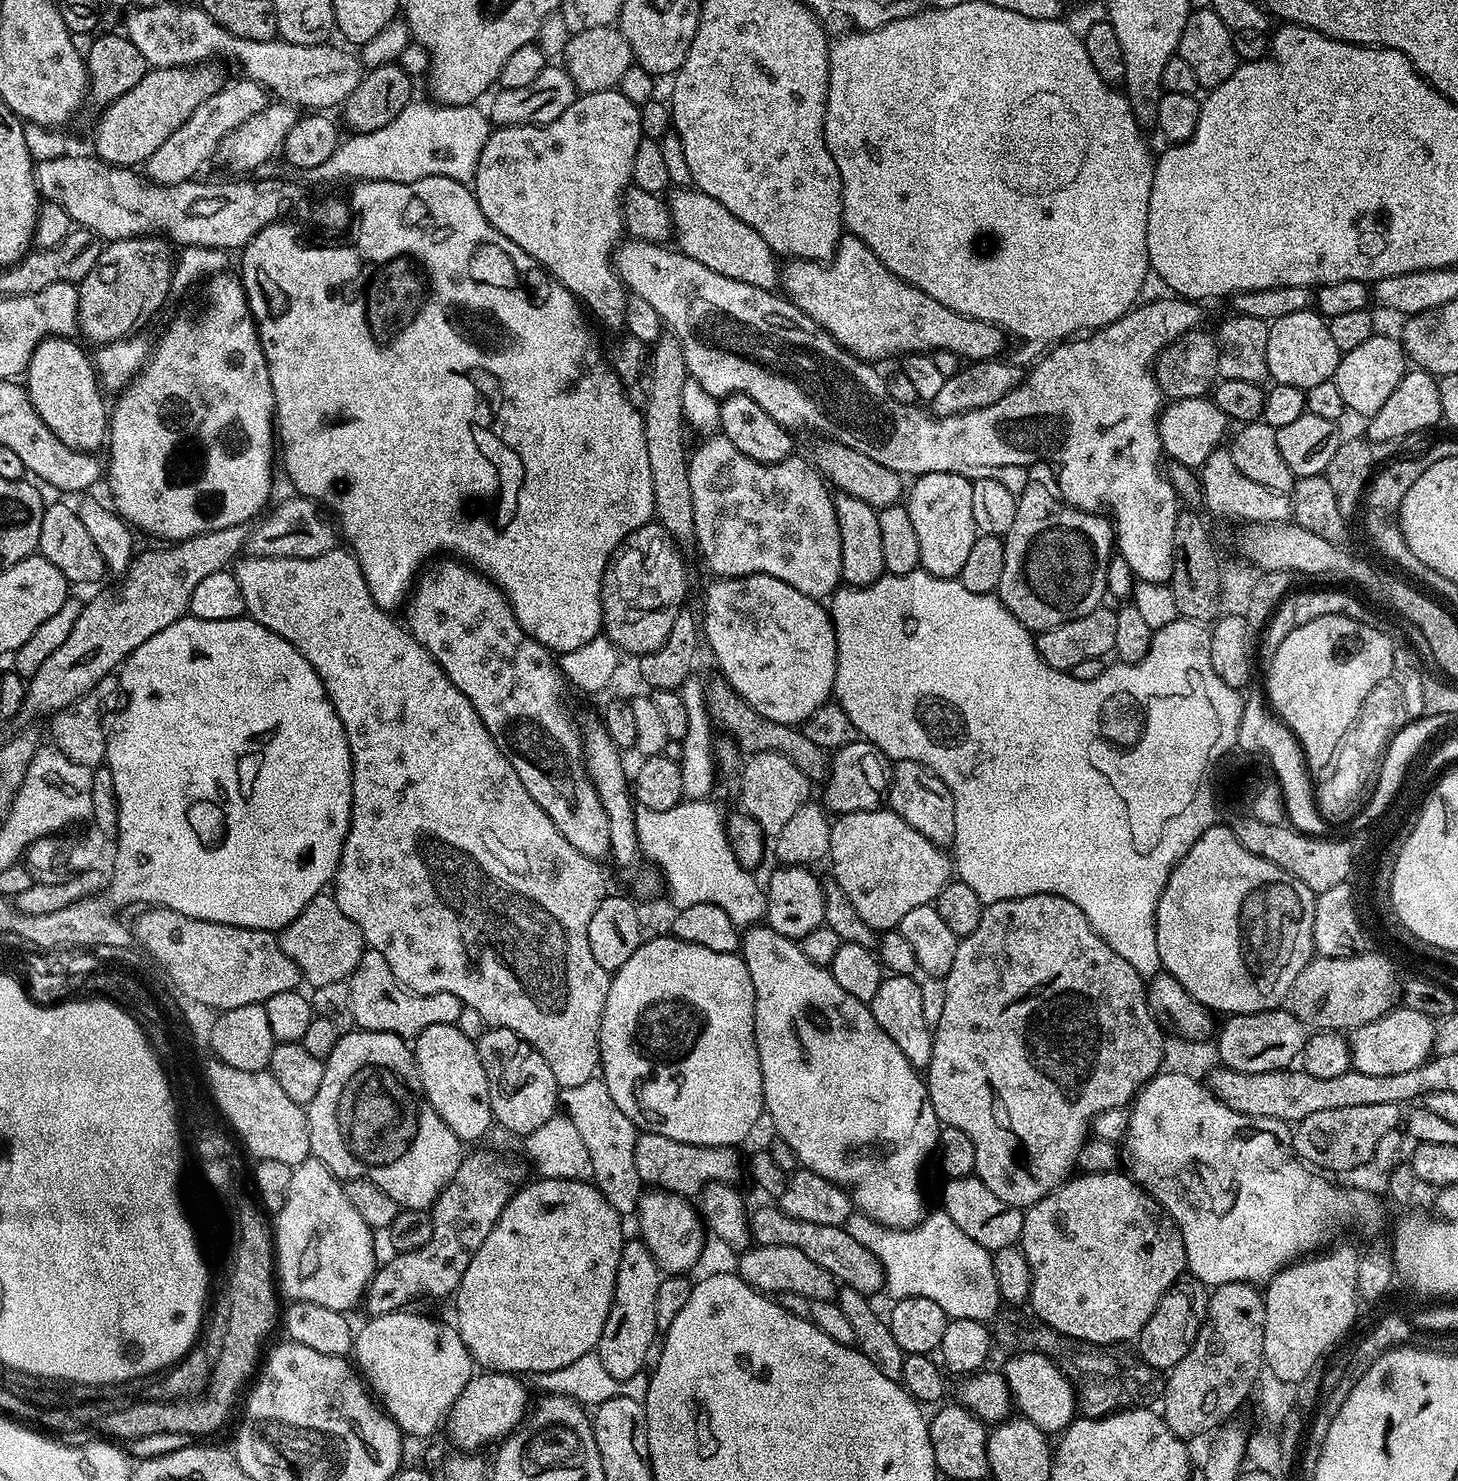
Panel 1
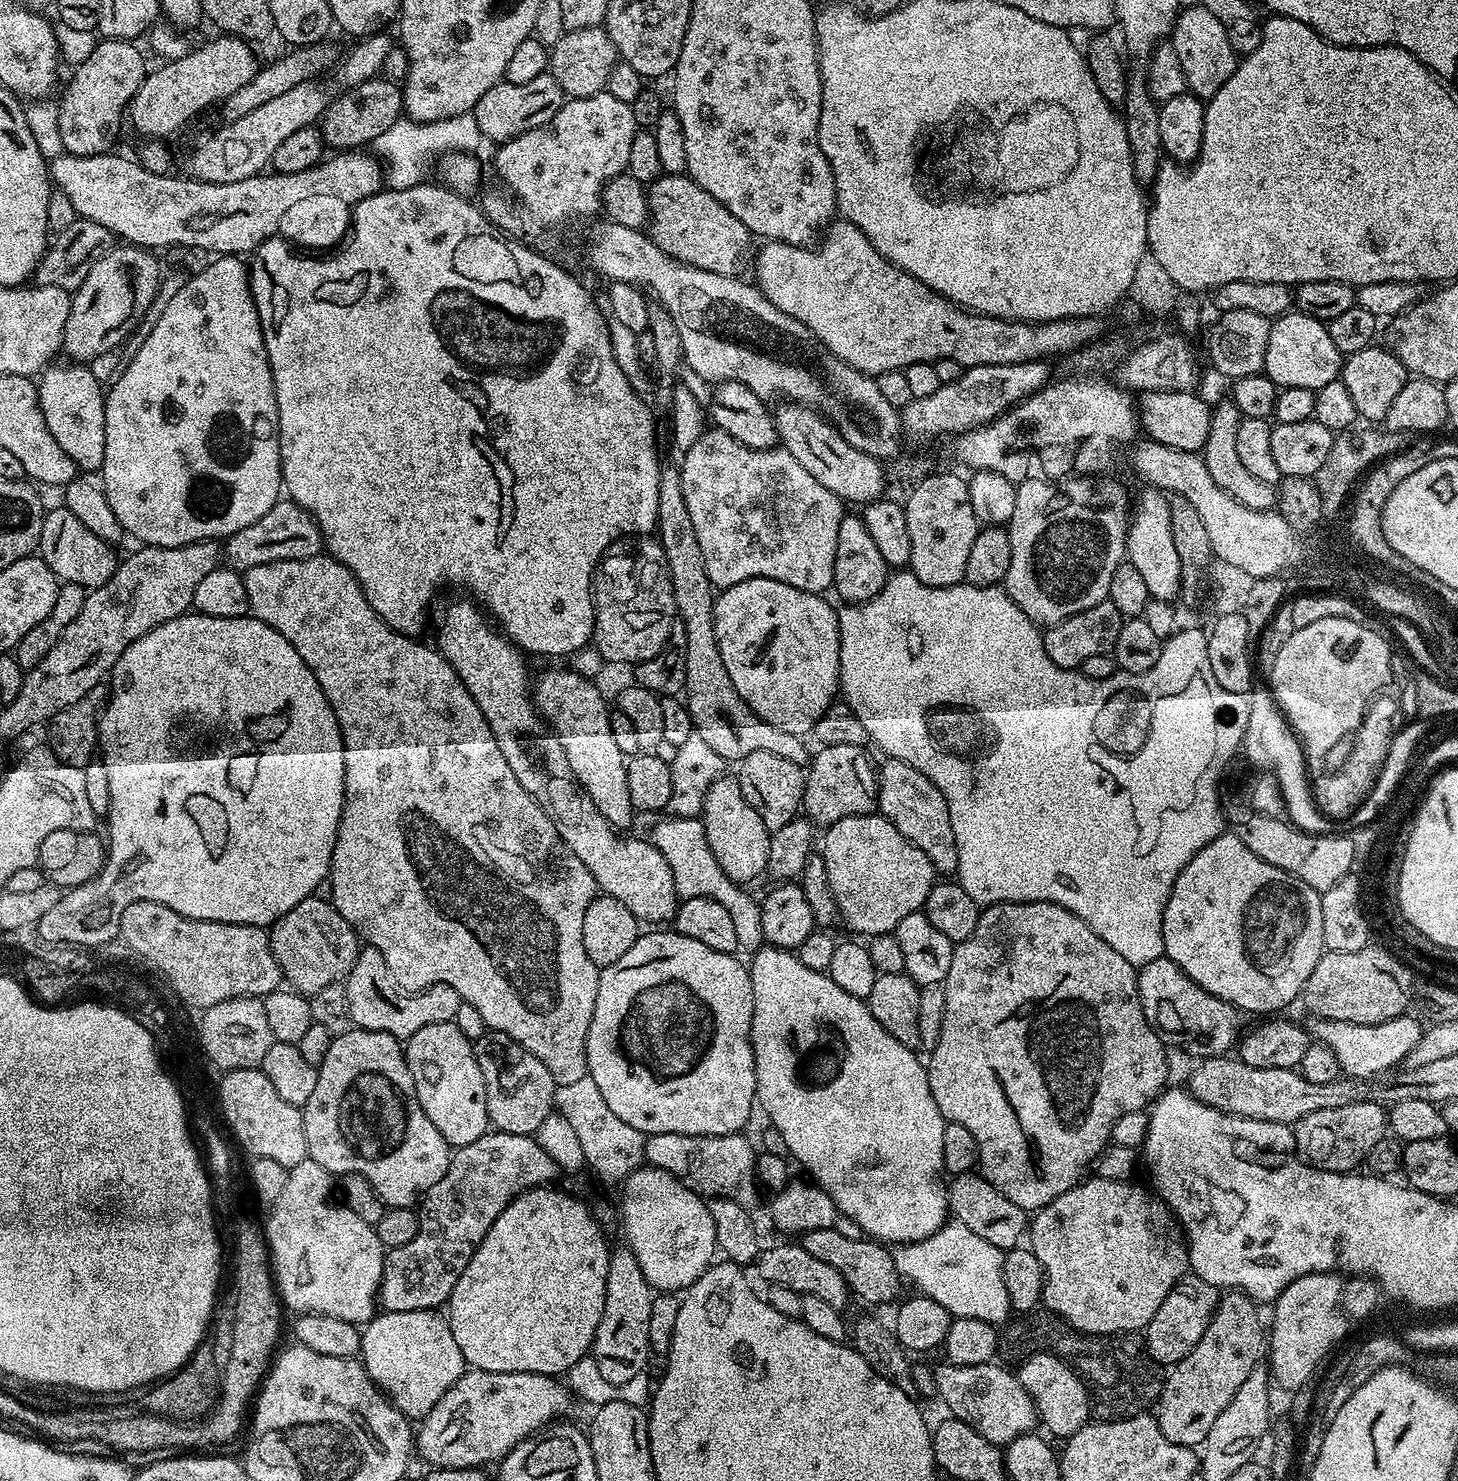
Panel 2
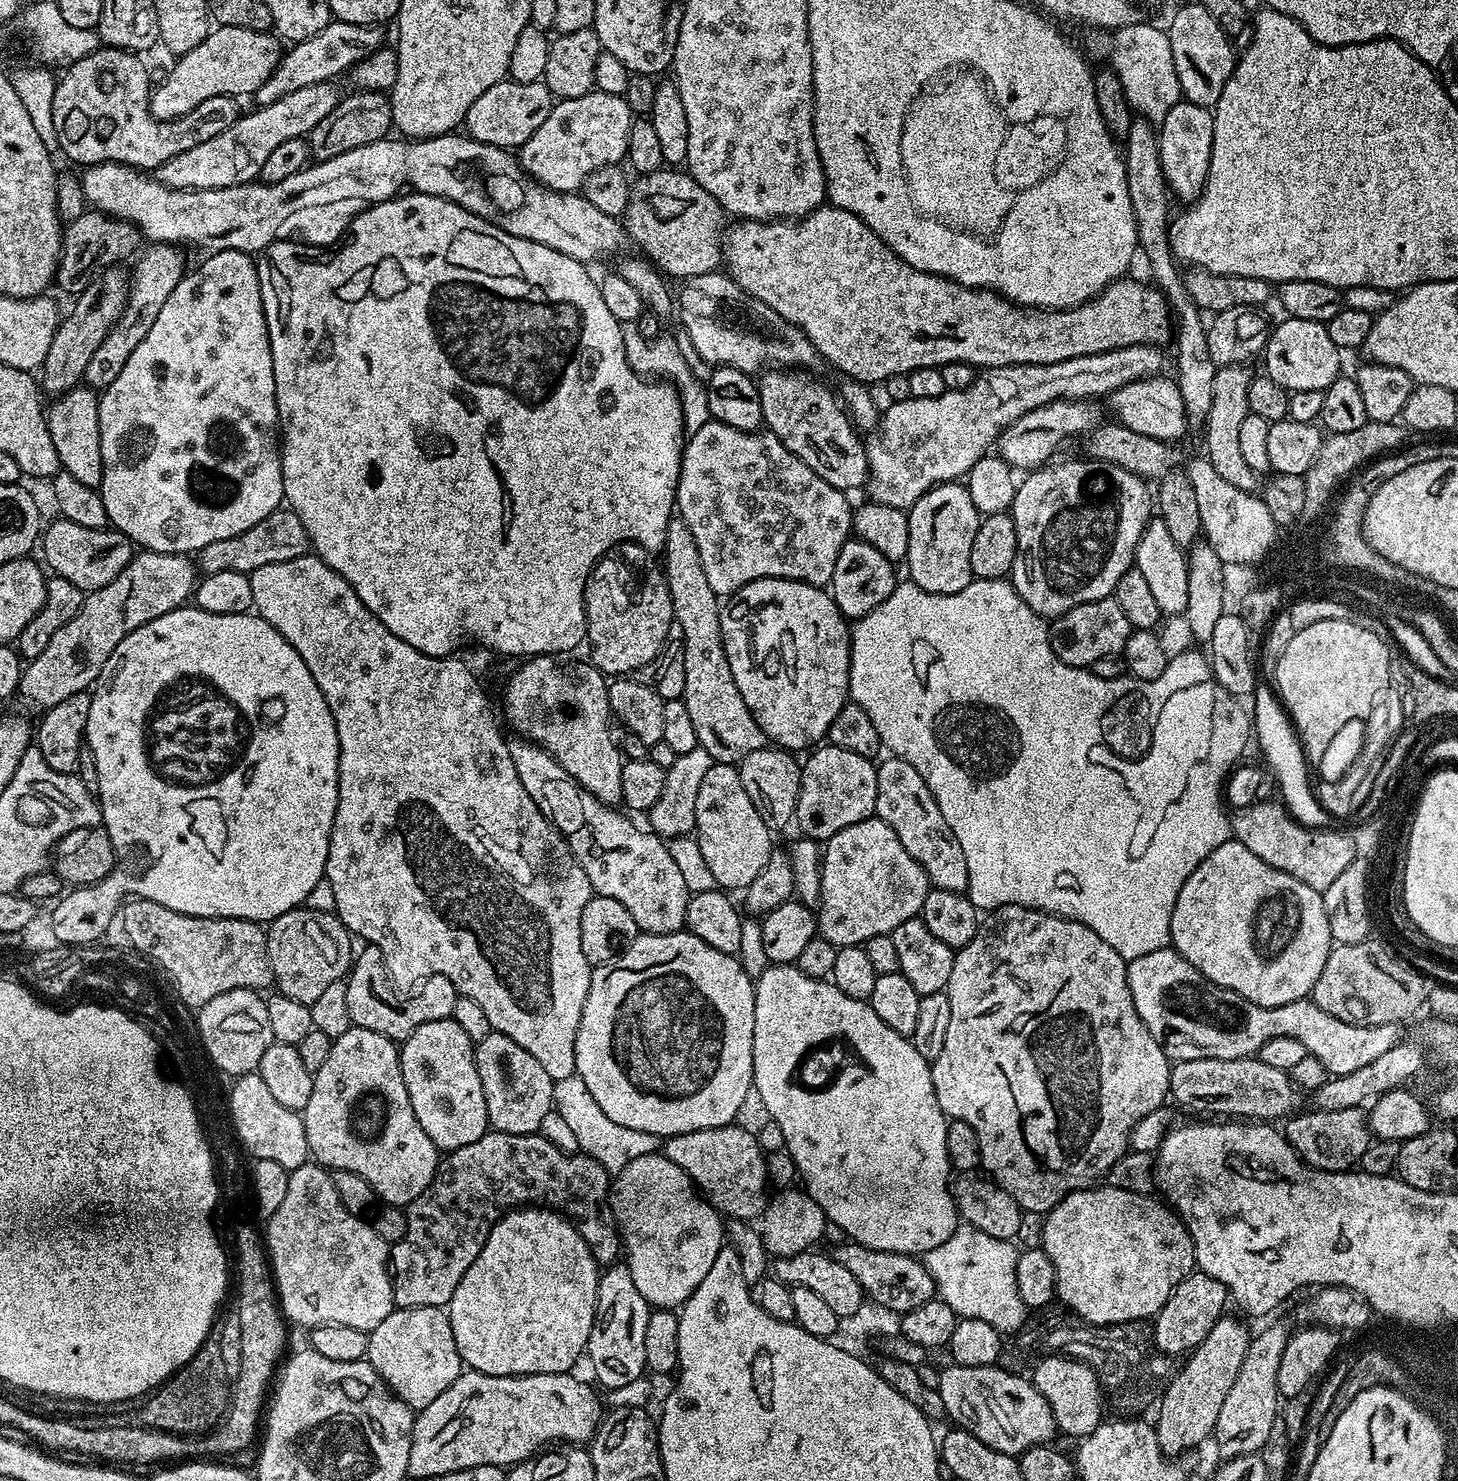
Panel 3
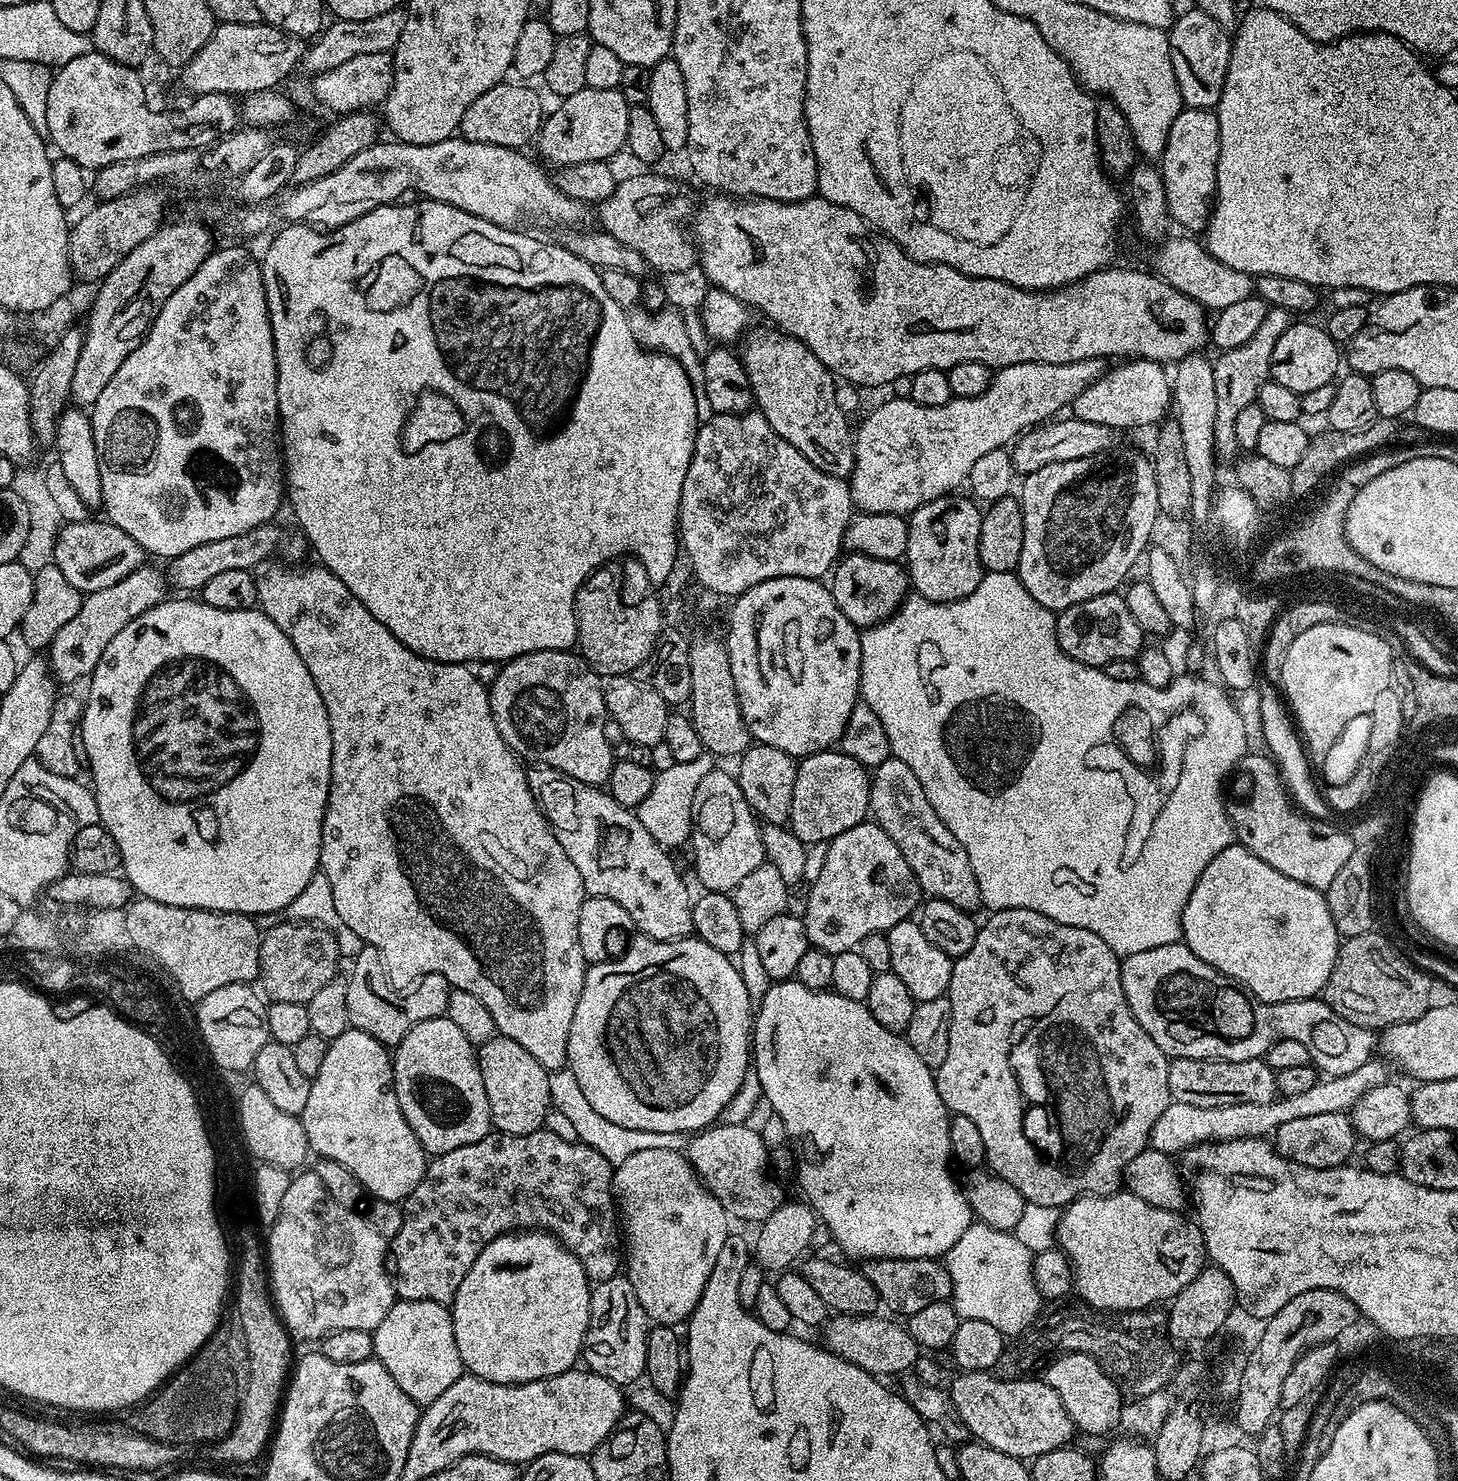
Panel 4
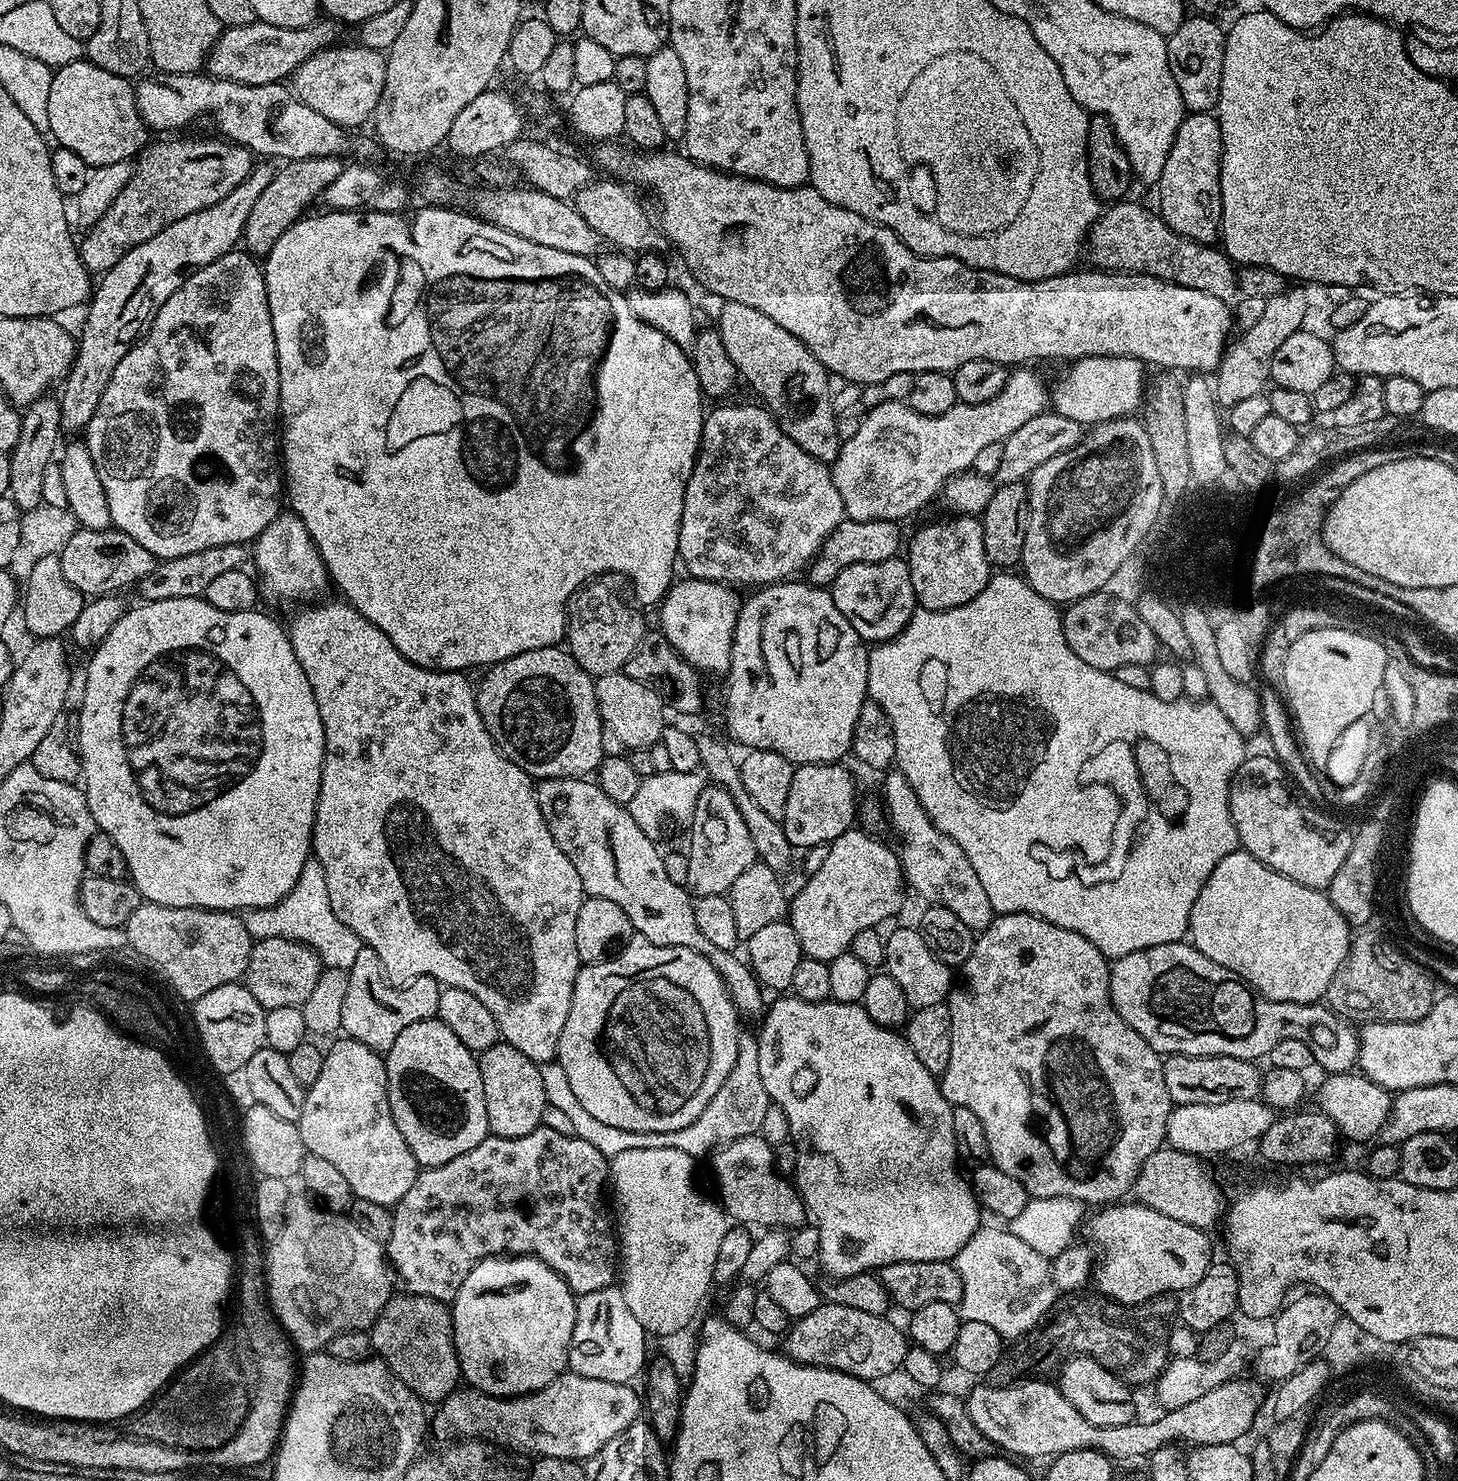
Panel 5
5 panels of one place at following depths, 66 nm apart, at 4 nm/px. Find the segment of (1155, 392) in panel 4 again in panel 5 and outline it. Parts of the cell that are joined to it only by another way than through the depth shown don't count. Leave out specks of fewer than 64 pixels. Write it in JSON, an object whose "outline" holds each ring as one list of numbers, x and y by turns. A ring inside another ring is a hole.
{"outline":[[1084,356,1082,359,1075,362,1069,363,1067,365,1068,373,1061,378,1056,384,1056,389,1051,389,1050,392,1050,404,1054,411,1059,414,1059,416,1065,416,1070,418,1074,422,1078,422,1082,426,1095,426,1100,424,1104,420,1117,420,1119,416,1132,416,1135,413,1136,407,1141,407,1142,397,1146,387,1146,375,1144,376,1144,371,1146,371,1145,365,1143,363,1137,362,1131,356]]}

